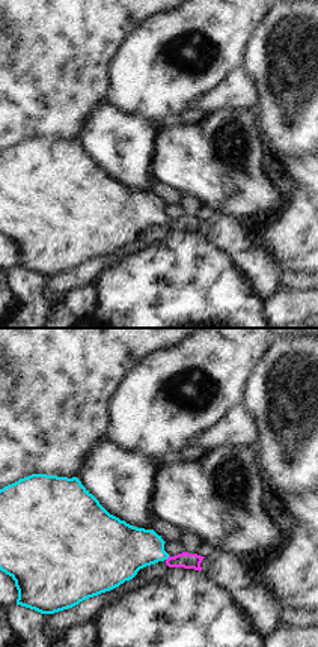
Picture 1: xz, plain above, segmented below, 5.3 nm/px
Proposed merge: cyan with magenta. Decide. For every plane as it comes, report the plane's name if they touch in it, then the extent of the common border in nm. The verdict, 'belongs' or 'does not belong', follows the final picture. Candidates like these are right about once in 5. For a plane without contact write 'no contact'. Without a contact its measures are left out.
contact in xz; length 40 nm

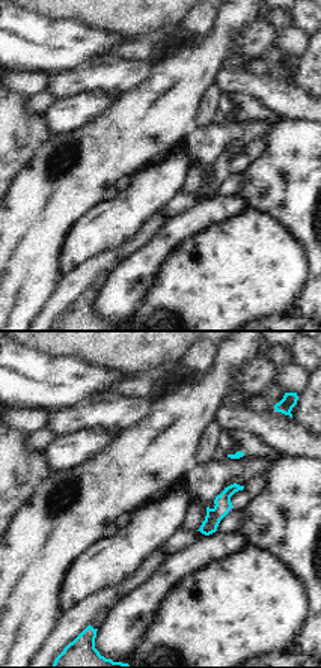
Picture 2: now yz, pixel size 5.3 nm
contact in yz; length 30 nm

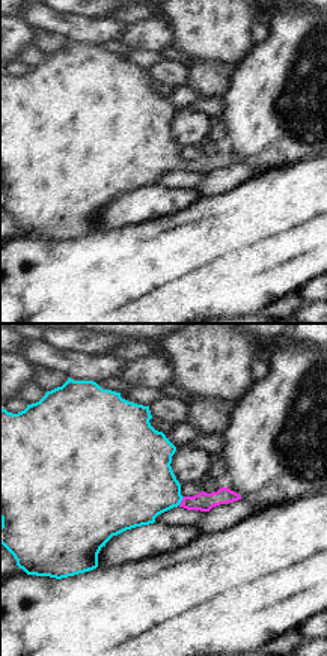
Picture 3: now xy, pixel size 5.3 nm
contact in xy; length 60 nm

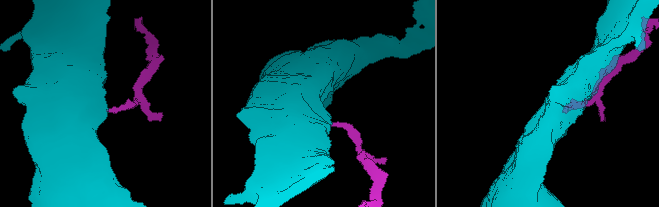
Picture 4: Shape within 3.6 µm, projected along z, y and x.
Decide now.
belongs

